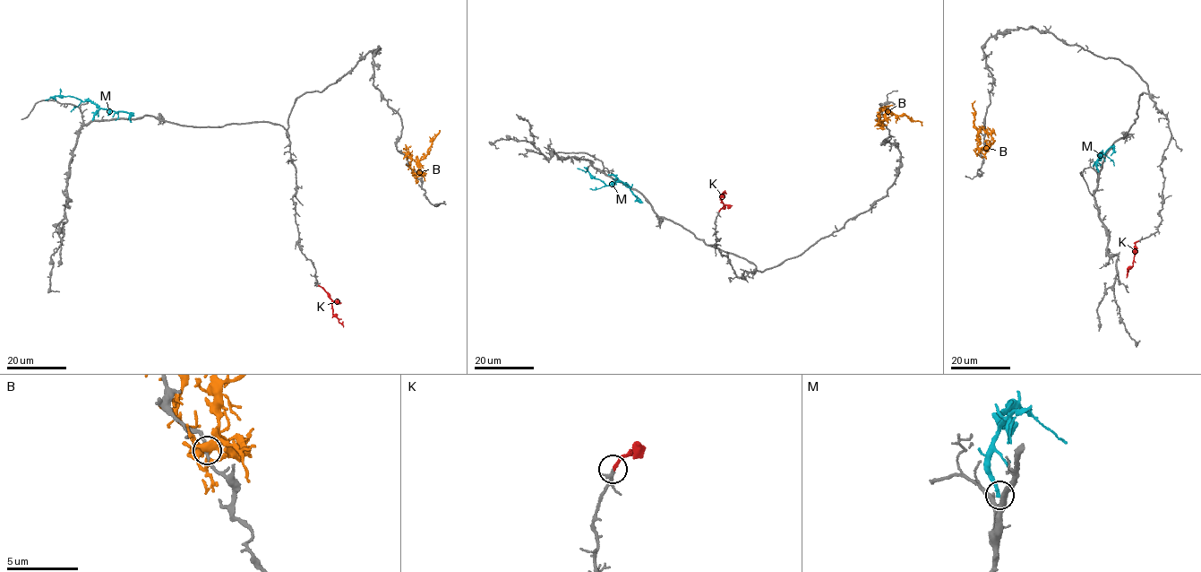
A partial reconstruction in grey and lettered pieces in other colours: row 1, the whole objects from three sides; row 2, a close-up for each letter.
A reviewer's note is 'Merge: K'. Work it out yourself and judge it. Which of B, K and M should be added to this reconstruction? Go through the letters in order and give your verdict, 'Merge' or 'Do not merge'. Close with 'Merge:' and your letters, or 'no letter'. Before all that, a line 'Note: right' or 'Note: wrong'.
Note: right
B: Do not merge
K: Merge
M: Do not merge
Merge: K

